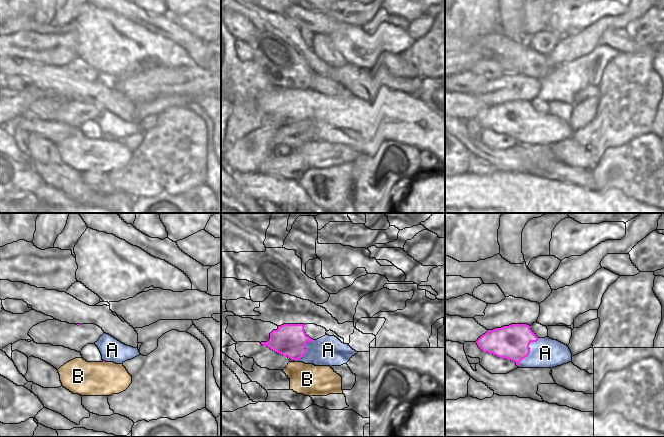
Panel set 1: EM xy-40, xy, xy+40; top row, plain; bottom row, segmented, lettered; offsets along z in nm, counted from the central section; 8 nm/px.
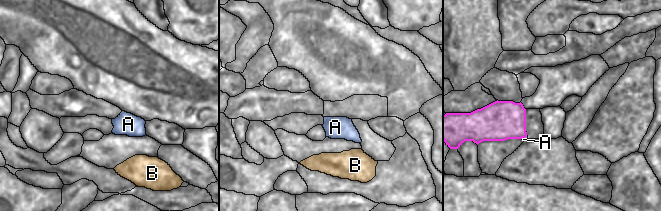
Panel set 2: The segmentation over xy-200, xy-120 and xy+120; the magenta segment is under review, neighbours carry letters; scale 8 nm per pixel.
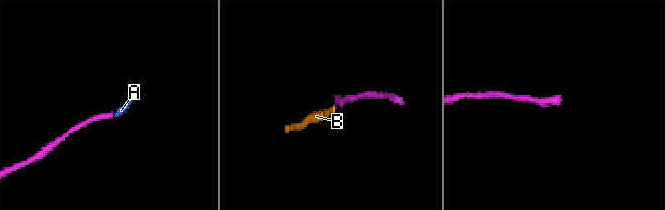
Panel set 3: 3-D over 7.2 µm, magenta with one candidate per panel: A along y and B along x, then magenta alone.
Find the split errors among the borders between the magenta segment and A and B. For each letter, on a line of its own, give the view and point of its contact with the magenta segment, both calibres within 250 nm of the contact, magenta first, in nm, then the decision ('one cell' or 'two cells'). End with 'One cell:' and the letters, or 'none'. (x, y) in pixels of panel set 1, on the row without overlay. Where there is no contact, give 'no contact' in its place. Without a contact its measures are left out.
A: meets magenta in xy+40 at (529, 127); 280 nm thick on the magenta side, 240 nm on the other; two cells
B: no contact; one cell
One cell: B

